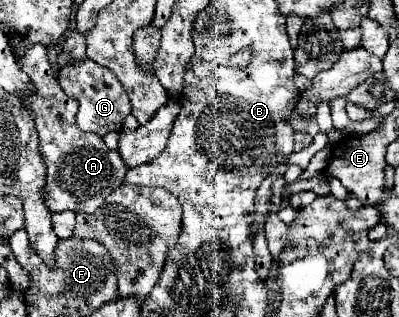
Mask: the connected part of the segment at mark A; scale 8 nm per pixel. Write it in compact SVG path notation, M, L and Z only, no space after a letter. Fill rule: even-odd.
M32 44L20 58L18 68L30 78L34 84L34 92L30 96L16 94L26 108L30 108L36 130L40 136L40 154L46 164L46 186L44 186L44 200L48 210L60 212L60 210L86 210L94 212L96 208L102 206L104 198L114 192L116 188L122 186L126 166L120 158L118 152L110 150L102 136L94 132L82 132L76 124L76 110L78 110L78 100L66 96L62 92L62 86L58 84L58 76L52 70L48 56L46 56L46 46L42 44Z

